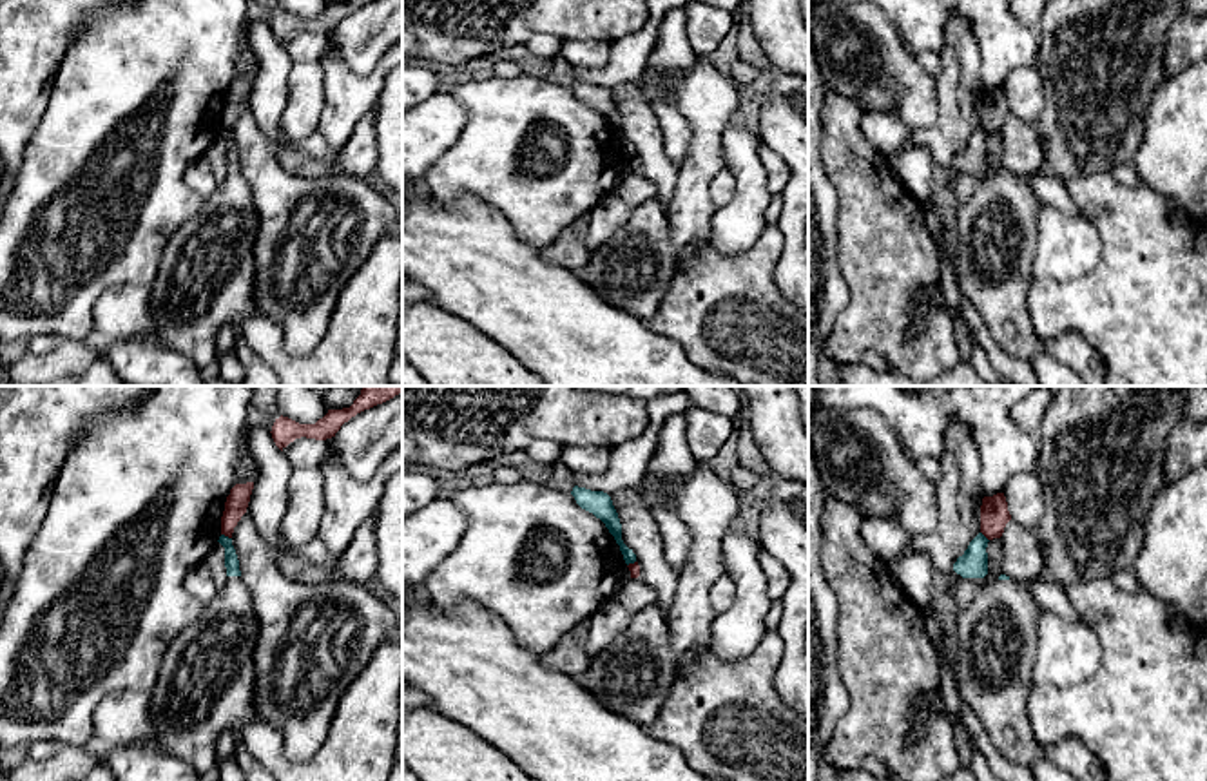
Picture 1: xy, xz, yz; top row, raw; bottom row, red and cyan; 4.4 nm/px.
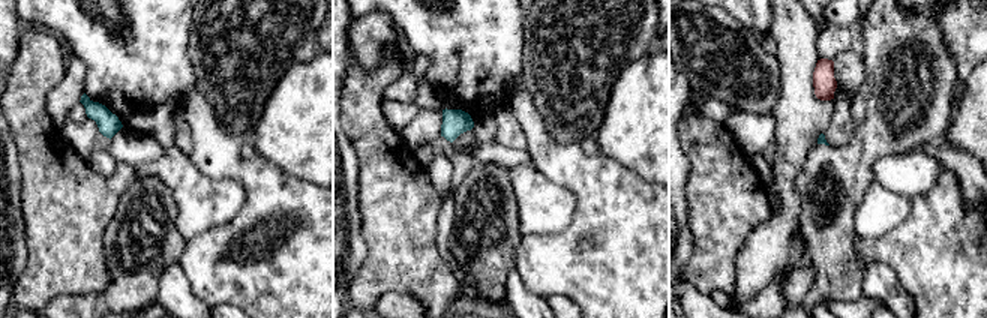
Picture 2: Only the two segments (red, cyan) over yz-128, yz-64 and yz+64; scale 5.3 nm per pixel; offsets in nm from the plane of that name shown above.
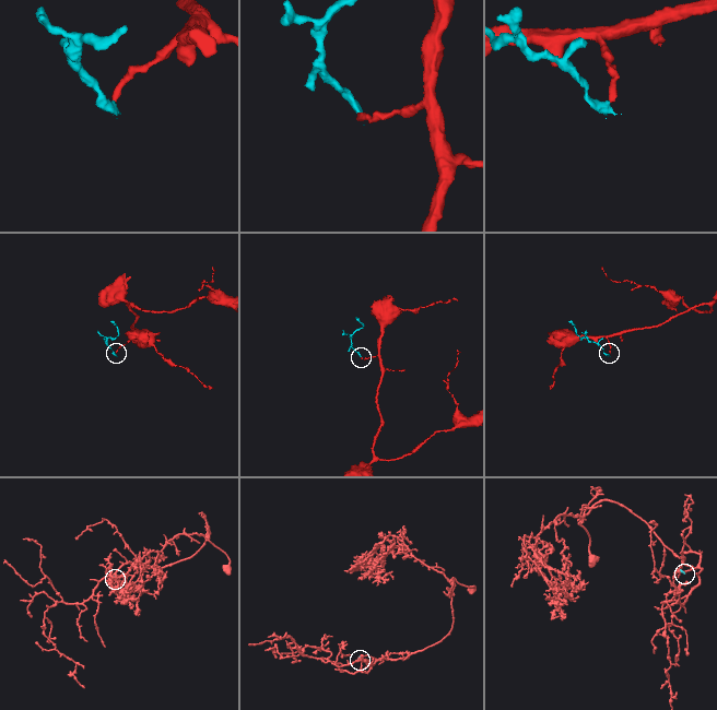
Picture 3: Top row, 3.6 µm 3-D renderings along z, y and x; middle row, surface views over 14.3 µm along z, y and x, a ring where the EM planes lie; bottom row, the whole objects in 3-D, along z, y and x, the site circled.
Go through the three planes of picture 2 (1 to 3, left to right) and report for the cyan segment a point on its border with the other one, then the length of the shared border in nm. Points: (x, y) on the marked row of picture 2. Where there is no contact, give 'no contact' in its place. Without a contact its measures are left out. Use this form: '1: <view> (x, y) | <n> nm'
1: no contact
2: no contact
3: no contact

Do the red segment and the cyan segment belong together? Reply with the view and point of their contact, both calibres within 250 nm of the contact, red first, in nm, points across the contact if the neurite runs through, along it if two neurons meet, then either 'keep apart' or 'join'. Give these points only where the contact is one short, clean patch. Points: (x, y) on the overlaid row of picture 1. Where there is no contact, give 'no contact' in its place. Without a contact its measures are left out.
xy (227, 535) | 100/60 nm | along xy (222, 533), (231, 539) | keep apart

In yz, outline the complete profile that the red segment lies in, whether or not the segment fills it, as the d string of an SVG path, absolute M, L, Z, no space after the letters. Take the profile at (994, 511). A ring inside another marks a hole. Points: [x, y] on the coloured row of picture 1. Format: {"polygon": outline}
{"polygon": "M1004 493L984 497L980 506L980 533L988 538L1000 538L1011 520Z"}

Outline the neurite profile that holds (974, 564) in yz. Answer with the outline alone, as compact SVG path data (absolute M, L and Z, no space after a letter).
M1060 386L1037 431L1037 475L1046 502L1033 531L1042 551L1040 574L1029 582L1006 574L986 580L990 540L982 533L953 564L962 578L979 580L975 600L957 618L957 692L980 721L991 747L1011 763L1029 767L1042 754L1028 699L1035 687L1037 618L1044 609L1029 587L1035 582L1062 587L1133 571L1151 504L1165 478L1165 439L1182 410L1183 386Z

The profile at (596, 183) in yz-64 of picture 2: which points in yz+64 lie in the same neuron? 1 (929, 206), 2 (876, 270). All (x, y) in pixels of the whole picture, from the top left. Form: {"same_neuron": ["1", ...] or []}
{"same_neuron": ["1"]}

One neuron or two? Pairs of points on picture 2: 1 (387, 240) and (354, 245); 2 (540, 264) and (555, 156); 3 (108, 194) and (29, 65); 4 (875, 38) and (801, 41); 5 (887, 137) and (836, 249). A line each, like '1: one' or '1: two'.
1: two
2: one
3: one
4: two
5: one

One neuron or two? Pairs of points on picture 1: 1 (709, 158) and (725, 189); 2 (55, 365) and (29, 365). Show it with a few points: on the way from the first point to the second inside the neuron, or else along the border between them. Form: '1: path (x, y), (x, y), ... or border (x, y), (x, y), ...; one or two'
1: border (725, 167), (709, 187), (714, 207); two
2: path (49, 365), (35, 365); one

